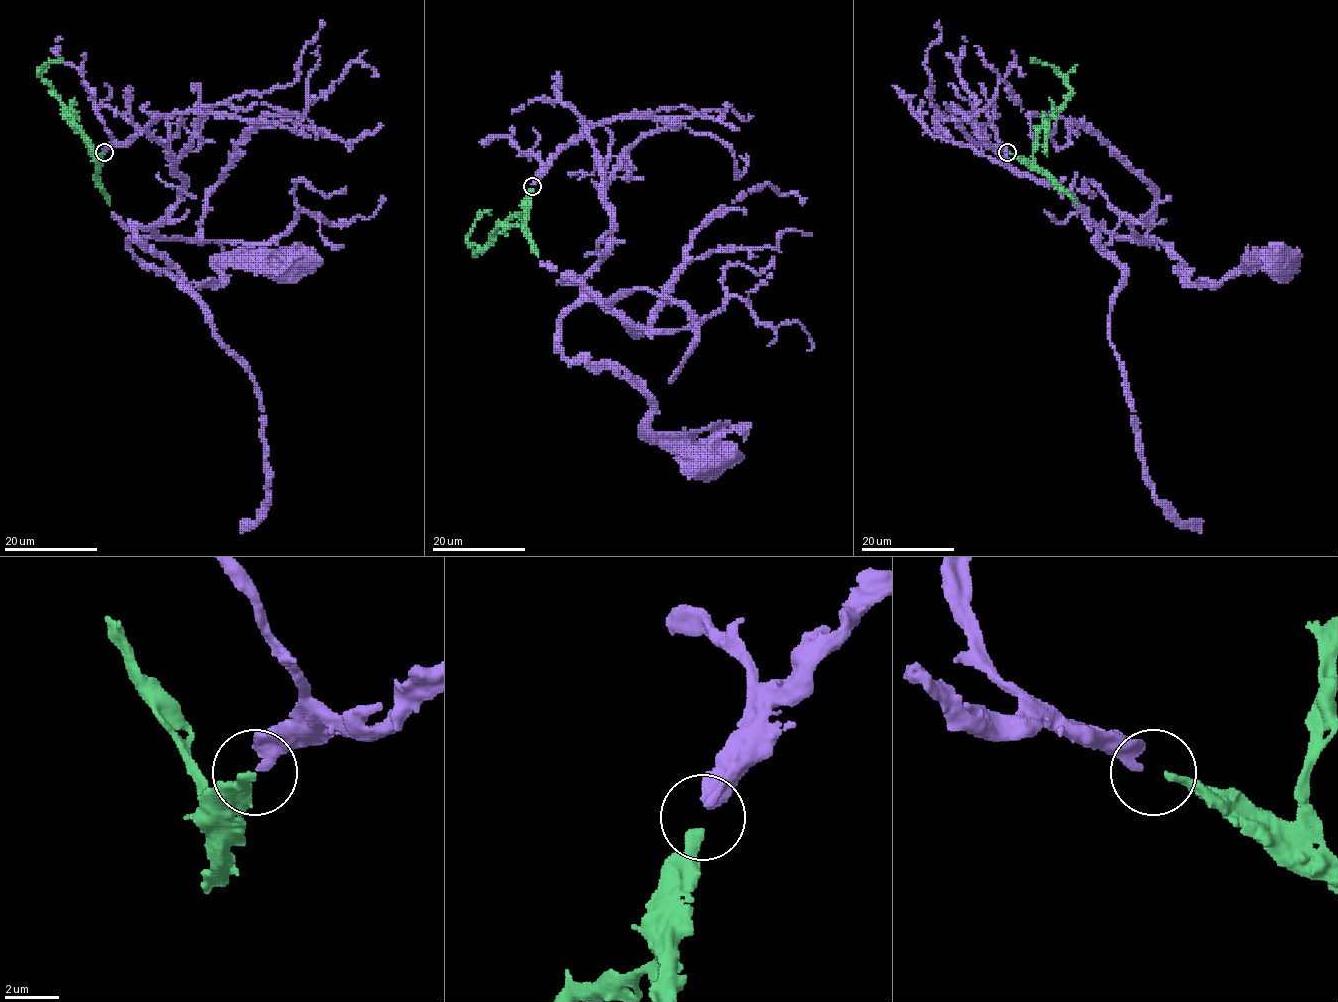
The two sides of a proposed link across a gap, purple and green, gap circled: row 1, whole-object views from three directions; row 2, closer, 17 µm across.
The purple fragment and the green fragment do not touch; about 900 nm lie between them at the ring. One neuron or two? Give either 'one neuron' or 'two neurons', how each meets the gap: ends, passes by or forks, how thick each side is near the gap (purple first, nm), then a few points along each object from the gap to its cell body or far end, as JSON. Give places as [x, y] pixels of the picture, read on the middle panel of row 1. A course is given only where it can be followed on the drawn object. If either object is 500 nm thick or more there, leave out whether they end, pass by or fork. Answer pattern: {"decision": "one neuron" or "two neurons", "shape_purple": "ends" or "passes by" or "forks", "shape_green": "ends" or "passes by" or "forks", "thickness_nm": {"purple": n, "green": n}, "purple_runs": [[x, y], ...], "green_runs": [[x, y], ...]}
{"decision": "one neuron", "shape_purple": "ends", "shape_green": "ends", "thickness_nm": {"purple": 360, "green": 360}, "purple_runs": [[533, 185], [604, 125], [620, 157], [609, 251], [558, 350], [627, 377], [648, 428], [708, 464]], "green_runs": [[533, 188], [525, 210], [492, 233], [492, 242], [482, 250], [467, 235], [490, 209]]}

